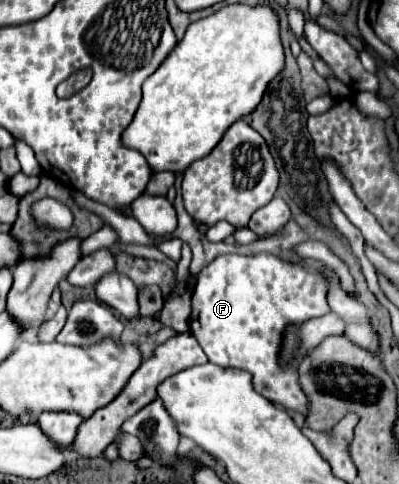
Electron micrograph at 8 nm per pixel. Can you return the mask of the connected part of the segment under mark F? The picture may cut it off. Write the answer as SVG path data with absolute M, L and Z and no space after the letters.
M258 253L258 255L220 255L216 257L208 267L204 267L196 277L196 287L192 291L192 317L190 317L190 329L204 353L208 355L210 363L220 367L238 367L252 373L252 385L260 395L270 399L272 403L278 403L286 409L296 409L302 415L308 411L308 401L304 391L298 385L296 367L306 357L308 351L304 351L290 367L280 369L278 367L278 353L282 343L282 331L290 323L302 323L312 317L326 315L328 303L326 303L326 283L320 275L312 275L304 271L298 265L280 261L274 255Z

